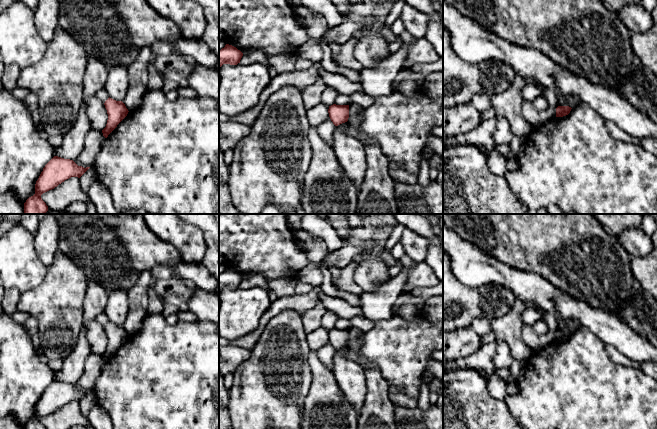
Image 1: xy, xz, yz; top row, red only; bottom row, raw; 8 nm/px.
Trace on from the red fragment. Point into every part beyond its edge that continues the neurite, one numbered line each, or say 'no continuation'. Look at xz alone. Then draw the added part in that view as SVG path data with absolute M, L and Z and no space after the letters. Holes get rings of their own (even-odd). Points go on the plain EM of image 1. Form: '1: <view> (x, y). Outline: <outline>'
no continuation

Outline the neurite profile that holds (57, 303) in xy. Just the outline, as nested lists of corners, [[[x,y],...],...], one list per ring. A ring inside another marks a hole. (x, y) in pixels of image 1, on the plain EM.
[[[57,250],[52,264],[47,266],[43,282],[38,287],[20,294],[17,310],[26,312],[38,320],[37,334],[47,360],[63,360],[76,347],[85,322],[83,302],[88,282],[78,265]]]

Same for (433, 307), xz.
[[[443,295],[425,300],[422,316],[431,322],[443,322]]]

